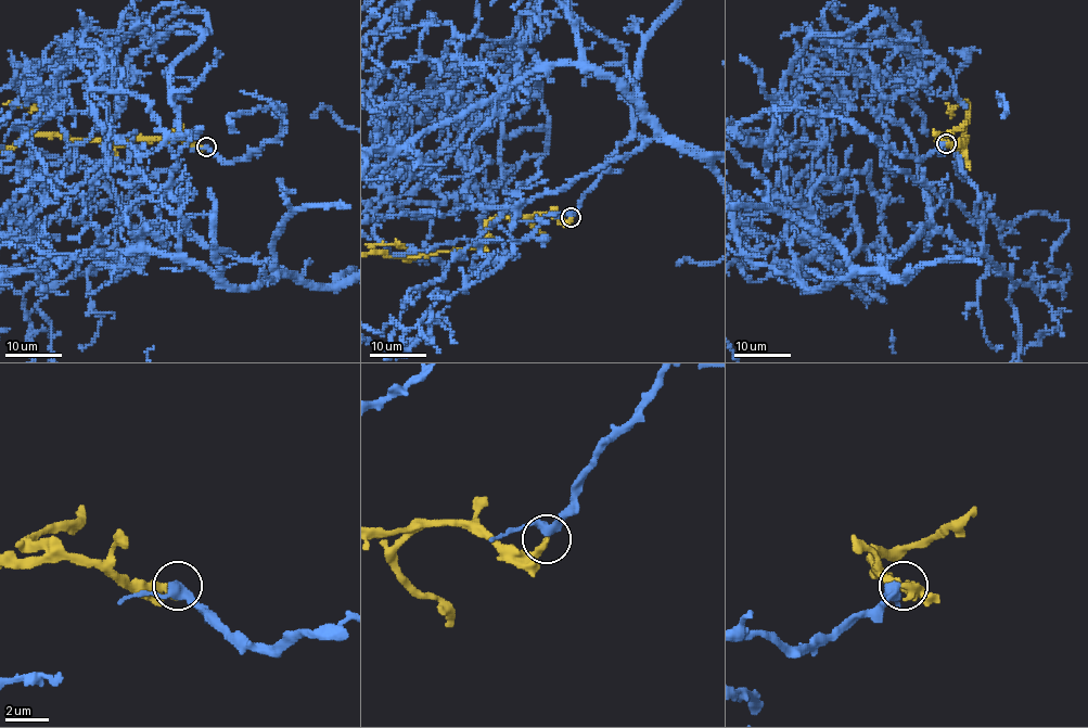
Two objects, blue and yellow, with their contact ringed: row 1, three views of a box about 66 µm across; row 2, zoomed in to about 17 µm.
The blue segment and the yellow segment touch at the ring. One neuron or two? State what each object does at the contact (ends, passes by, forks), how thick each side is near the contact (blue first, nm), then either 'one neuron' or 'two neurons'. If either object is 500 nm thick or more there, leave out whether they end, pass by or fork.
blue passes by; yellow ends; calibres 400 and 360 nm; one neuron

